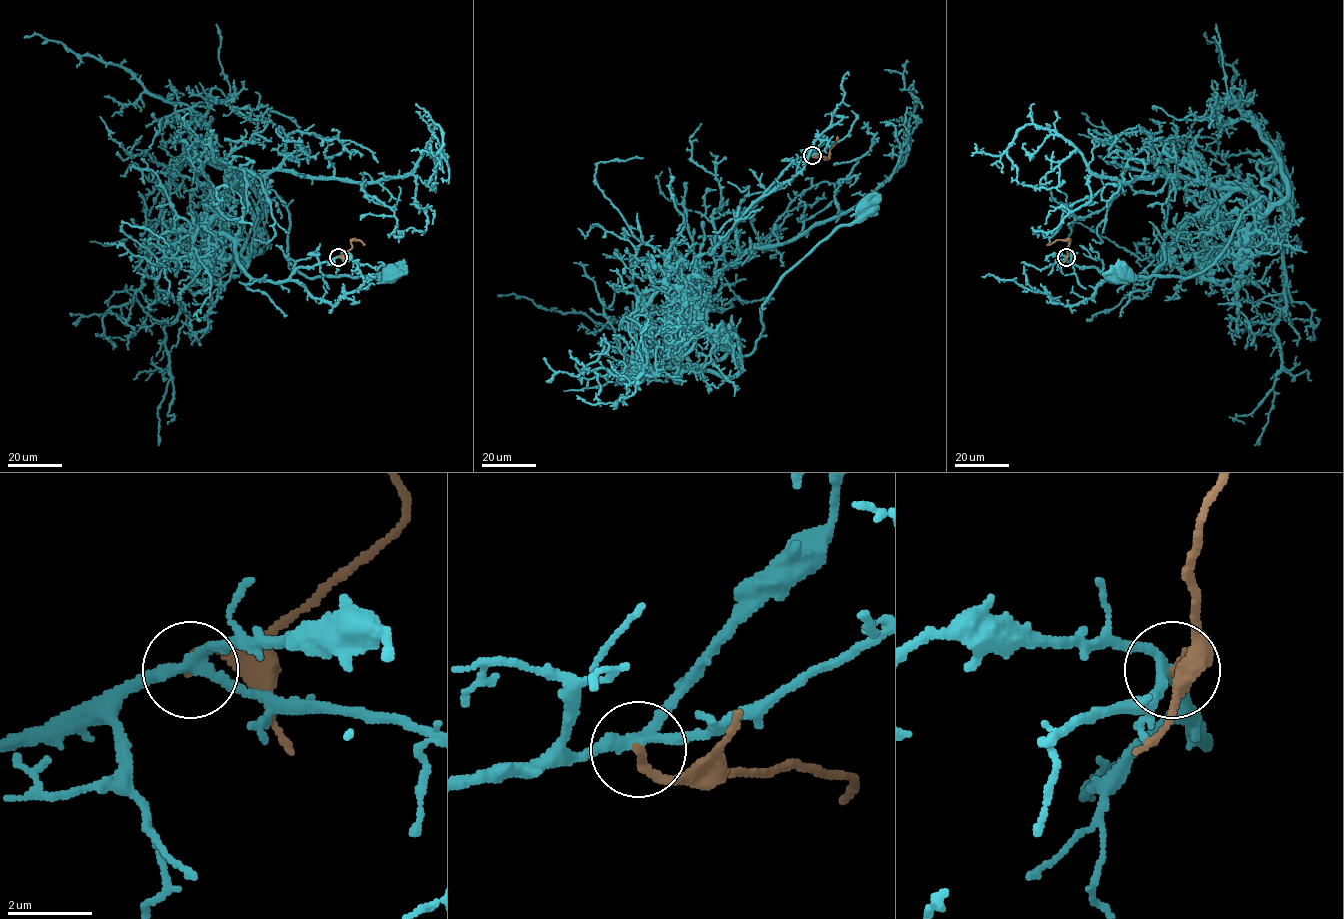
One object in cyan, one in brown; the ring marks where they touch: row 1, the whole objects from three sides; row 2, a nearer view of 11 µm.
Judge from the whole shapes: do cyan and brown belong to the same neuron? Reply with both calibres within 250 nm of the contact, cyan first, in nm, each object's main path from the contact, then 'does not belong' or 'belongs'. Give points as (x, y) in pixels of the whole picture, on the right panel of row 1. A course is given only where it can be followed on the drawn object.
240/190 nm | cyan via (1066, 257), (1146, 280), (1190, 218), (1234, 191), (1269, 204), (1242, 212), (1202, 271), (1120, 273) | brown via (1066, 257), (1068, 239), (1057, 239), (1047, 245) | does not belong

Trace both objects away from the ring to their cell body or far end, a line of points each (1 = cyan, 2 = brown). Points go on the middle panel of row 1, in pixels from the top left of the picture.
1: (811, 155), (796, 158), (711, 253), (682, 272), (707, 336), (749, 355), (777, 283), (864, 210)
2: (812, 155), (826, 158), (837, 136)

